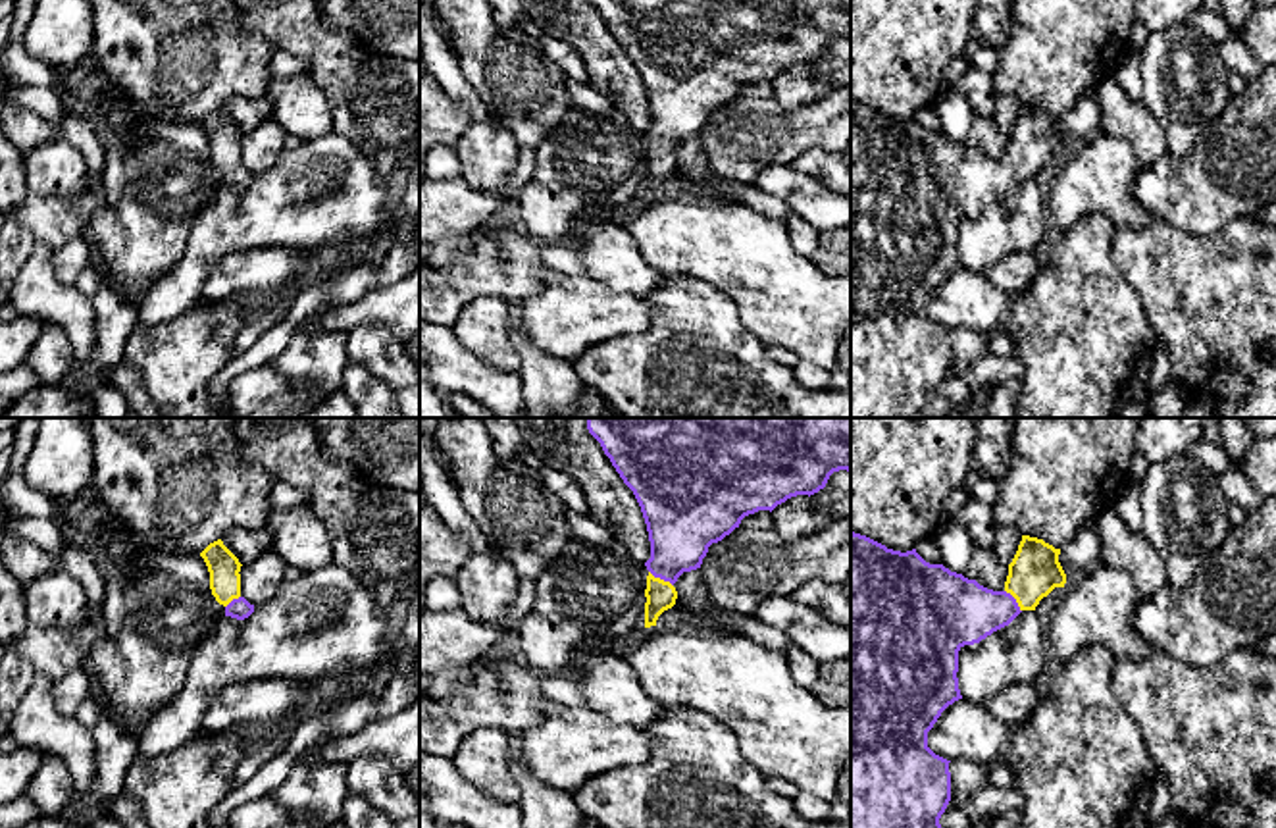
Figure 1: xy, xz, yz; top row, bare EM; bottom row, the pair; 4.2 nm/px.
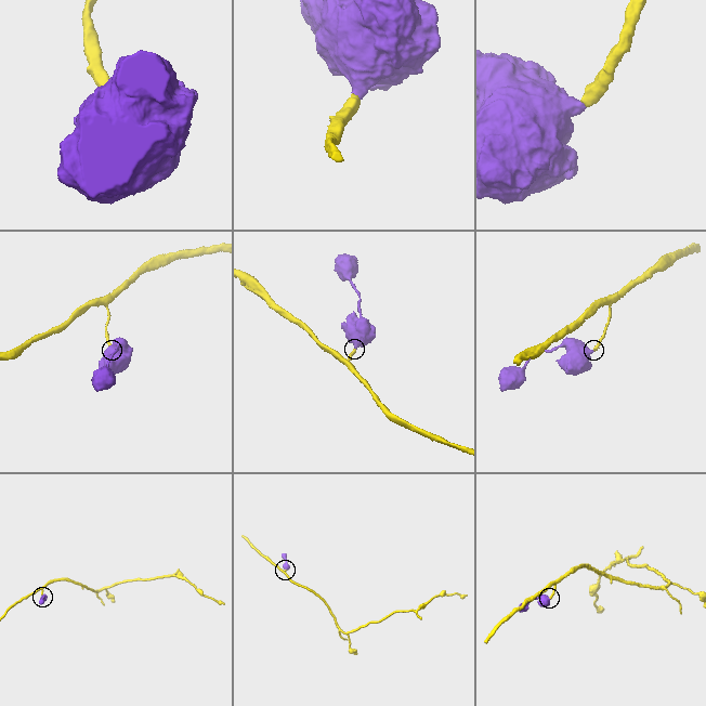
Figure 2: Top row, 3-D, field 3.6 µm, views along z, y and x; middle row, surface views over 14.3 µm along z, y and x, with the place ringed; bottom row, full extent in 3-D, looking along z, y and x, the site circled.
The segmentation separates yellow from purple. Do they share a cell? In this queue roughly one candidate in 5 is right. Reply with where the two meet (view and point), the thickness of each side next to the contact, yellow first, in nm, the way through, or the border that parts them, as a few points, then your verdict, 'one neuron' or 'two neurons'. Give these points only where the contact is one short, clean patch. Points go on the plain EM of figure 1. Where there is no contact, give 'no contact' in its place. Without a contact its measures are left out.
xz (659, 147) | 130/300 nm | across xz (661, 164), (659, 147), (678, 114), (682, 93) | one neuron

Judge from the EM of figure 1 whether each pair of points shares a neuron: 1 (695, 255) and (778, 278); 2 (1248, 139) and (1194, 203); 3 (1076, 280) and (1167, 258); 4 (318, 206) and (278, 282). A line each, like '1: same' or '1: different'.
1: same
2: same
3: different
4: different

